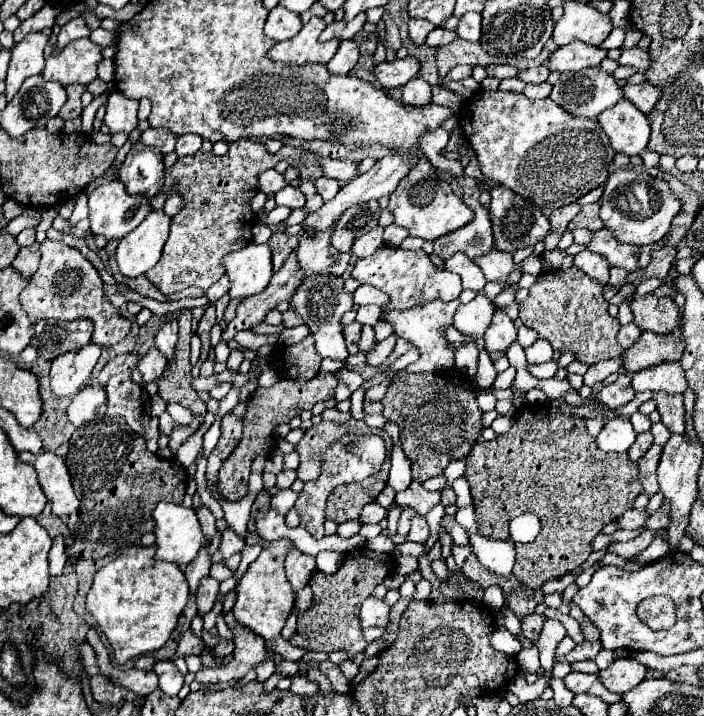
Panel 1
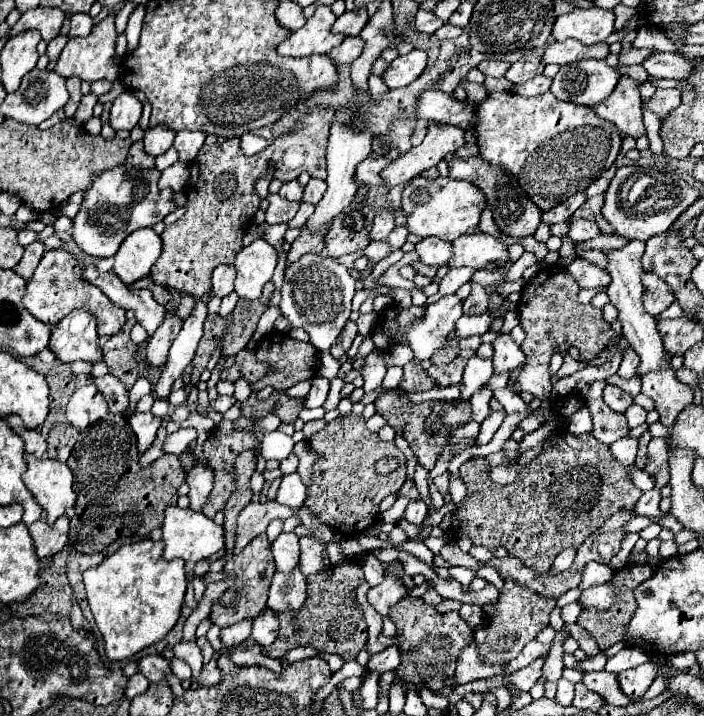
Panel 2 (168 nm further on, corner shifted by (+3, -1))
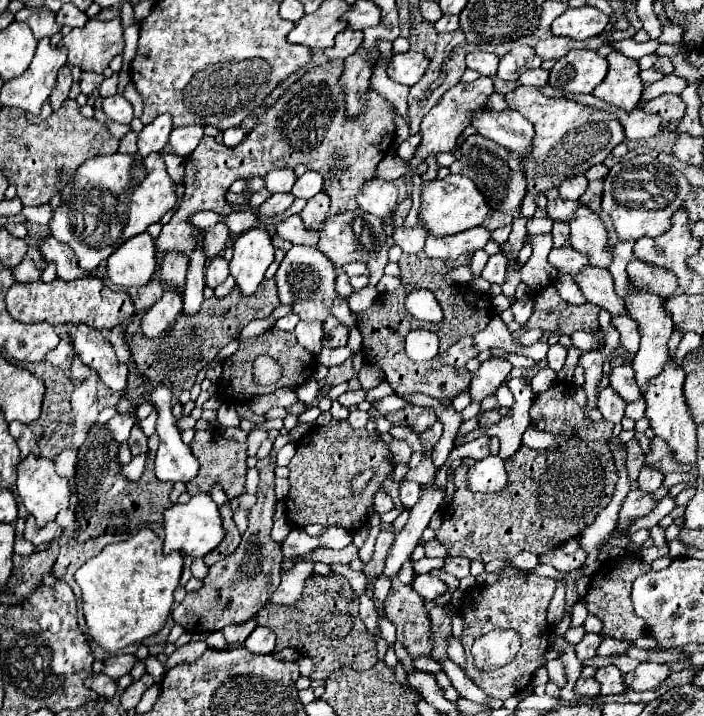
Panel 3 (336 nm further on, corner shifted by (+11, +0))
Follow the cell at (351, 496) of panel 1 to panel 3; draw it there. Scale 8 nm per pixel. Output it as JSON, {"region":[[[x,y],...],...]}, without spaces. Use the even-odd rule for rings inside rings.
{"region":[[[332,420],[326,426],[314,426],[296,444],[296,454],[290,468],[290,494],[286,496],[286,518],[294,528],[304,528],[308,524],[322,526],[342,526],[348,532],[358,532],[368,520],[368,506],[374,494],[394,470],[390,456],[390,446],[382,442],[378,432],[368,432],[366,428],[354,430],[348,420]],[[368,468],[376,468],[376,476],[366,484],[362,492],[354,492],[352,480]]]}

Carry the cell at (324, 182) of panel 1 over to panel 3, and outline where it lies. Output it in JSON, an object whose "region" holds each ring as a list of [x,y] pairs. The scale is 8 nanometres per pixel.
{"region":[[[306,172],[296,180],[296,184],[292,188],[292,194],[296,198],[306,198],[308,200],[308,198],[316,196],[322,190],[322,182],[324,180],[322,180],[322,176],[318,172]]]}

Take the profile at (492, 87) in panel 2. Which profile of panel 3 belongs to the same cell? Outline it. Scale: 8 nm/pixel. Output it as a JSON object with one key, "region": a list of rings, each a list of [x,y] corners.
{"region":[[[480,76],[472,84],[458,82],[456,86],[446,90],[444,96],[438,100],[438,104],[422,120],[422,126],[420,126],[422,142],[416,148],[414,158],[424,162],[430,156],[436,156],[436,154],[442,154],[442,152],[452,152],[456,148],[456,140],[458,140],[460,132],[470,124],[468,112],[474,112],[476,108],[484,108],[484,102],[486,102],[488,94],[492,94],[492,92],[494,92],[494,82],[492,82],[490,76]]]}

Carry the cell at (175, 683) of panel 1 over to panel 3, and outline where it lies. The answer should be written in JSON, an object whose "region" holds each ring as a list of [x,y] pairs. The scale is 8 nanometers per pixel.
{"region":[[[114,654],[108,660],[104,660],[104,674],[112,678],[120,678],[124,674],[130,674],[138,658],[134,654]]]}

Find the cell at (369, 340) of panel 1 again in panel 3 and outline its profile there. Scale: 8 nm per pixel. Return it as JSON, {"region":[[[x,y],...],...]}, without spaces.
{"region":[[[362,288],[360,292],[356,292],[356,294],[350,296],[350,300],[348,300],[350,310],[352,310],[354,314],[362,314],[362,312],[366,312],[366,310],[374,304],[376,296],[378,296],[376,288]]]}

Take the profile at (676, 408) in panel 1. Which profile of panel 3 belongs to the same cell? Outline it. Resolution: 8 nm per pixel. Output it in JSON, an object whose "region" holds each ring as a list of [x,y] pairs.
{"region":[[[632,288],[632,296],[628,298],[630,316],[638,322],[638,330],[640,330],[640,336],[642,336],[638,354],[632,360],[632,366],[636,370],[636,382],[638,382],[638,388],[642,392],[642,396],[646,394],[650,380],[660,376],[660,372],[664,370],[664,366],[668,362],[668,340],[672,336],[674,324],[672,324],[672,318],[664,312],[662,304],[664,302],[658,300],[658,296],[648,296],[644,292],[636,292],[636,288]]]}

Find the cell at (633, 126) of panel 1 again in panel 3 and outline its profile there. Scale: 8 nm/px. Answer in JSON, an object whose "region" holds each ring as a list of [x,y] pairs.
{"region":[[[612,52],[608,58],[608,74],[602,84],[592,92],[596,98],[608,102],[610,106],[622,108],[624,112],[632,112],[642,94],[640,68],[634,60],[626,58],[620,52]]]}

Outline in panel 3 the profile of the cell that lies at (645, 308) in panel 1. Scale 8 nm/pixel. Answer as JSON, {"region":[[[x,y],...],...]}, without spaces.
{"region":[[[632,260],[628,264],[626,272],[628,272],[628,278],[632,280],[632,284],[640,292],[656,294],[662,300],[670,298],[678,288],[676,276],[672,276],[672,272],[668,272],[666,268],[654,268],[650,264],[644,264],[642,260]]]}

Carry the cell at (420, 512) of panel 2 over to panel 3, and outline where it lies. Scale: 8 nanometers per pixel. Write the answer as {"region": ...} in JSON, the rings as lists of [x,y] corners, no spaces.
{"region":[[[404,482],[400,486],[400,500],[404,504],[404,508],[414,508],[416,502],[420,500],[420,484],[418,482]]]}

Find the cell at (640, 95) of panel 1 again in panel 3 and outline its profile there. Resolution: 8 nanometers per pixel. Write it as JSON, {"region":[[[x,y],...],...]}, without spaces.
{"region":[[[660,94],[654,100],[644,104],[646,114],[656,114],[662,118],[662,126],[668,126],[670,122],[676,122],[684,116],[686,104],[678,94]]]}

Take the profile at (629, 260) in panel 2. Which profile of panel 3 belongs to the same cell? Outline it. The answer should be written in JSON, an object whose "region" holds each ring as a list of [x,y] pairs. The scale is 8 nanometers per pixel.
{"region":[[[580,206],[570,222],[572,248],[586,254],[590,264],[608,270],[612,264],[612,248],[608,248],[606,228],[590,208]]]}

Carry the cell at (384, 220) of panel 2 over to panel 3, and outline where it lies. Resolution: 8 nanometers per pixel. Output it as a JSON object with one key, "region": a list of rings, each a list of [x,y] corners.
{"region":[[[374,178],[360,190],[360,196],[356,200],[362,210],[376,214],[378,218],[384,218],[396,208],[396,198],[398,198],[398,190],[392,182],[382,182]]]}

